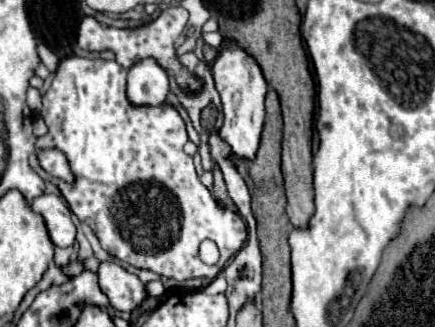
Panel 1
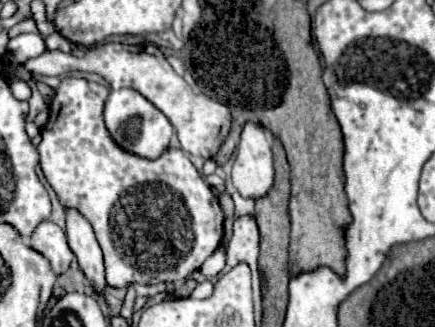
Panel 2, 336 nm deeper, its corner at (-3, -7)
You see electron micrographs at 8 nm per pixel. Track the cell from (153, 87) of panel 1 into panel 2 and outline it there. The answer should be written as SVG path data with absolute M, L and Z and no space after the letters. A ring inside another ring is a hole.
M120 88L120 90L110 92L106 106L104 106L104 122L112 138L124 150L134 152L144 158L158 158L168 148L170 136L174 132L170 120L134 88Z

